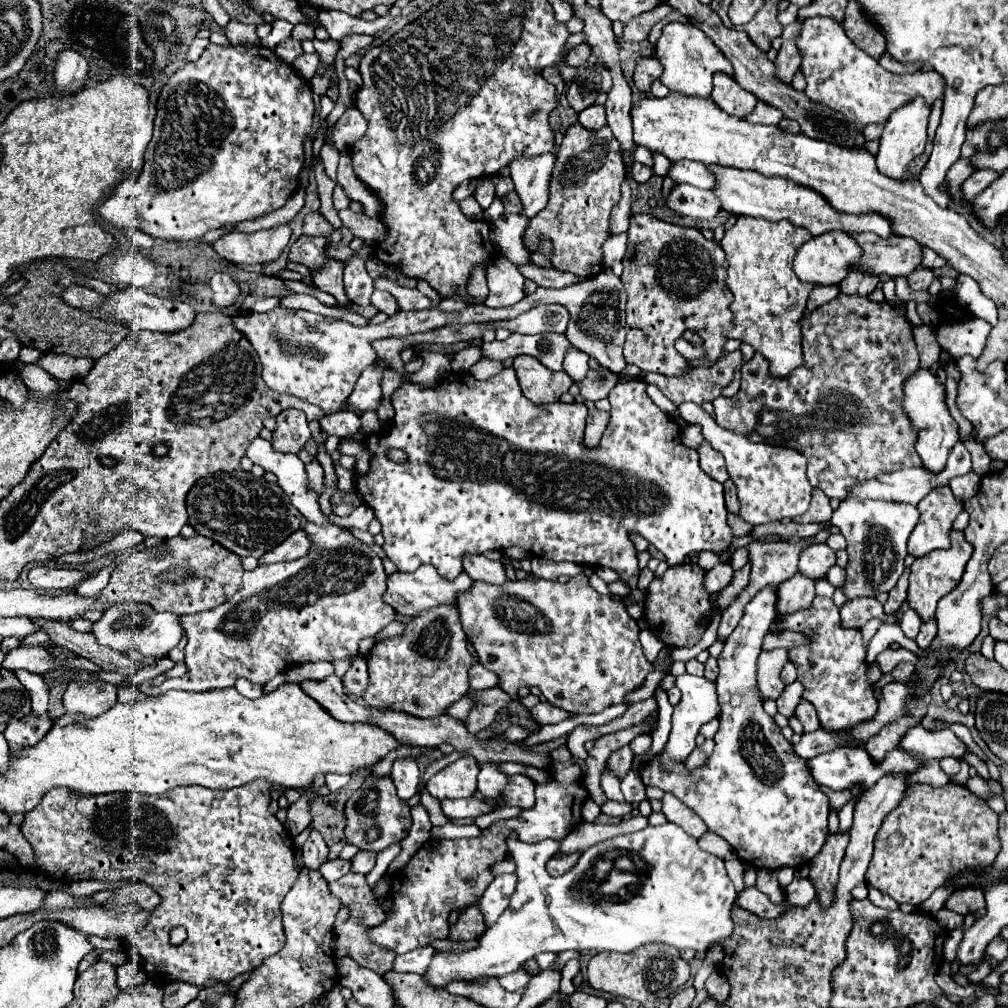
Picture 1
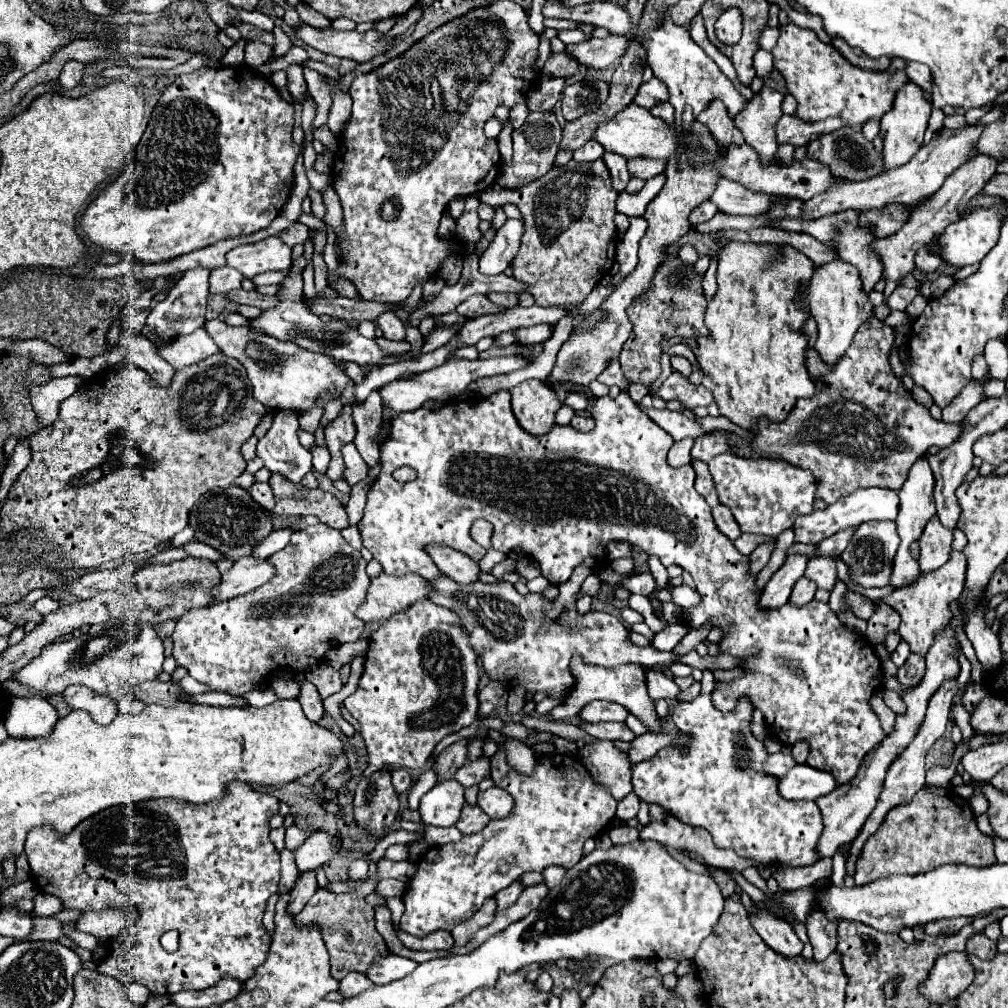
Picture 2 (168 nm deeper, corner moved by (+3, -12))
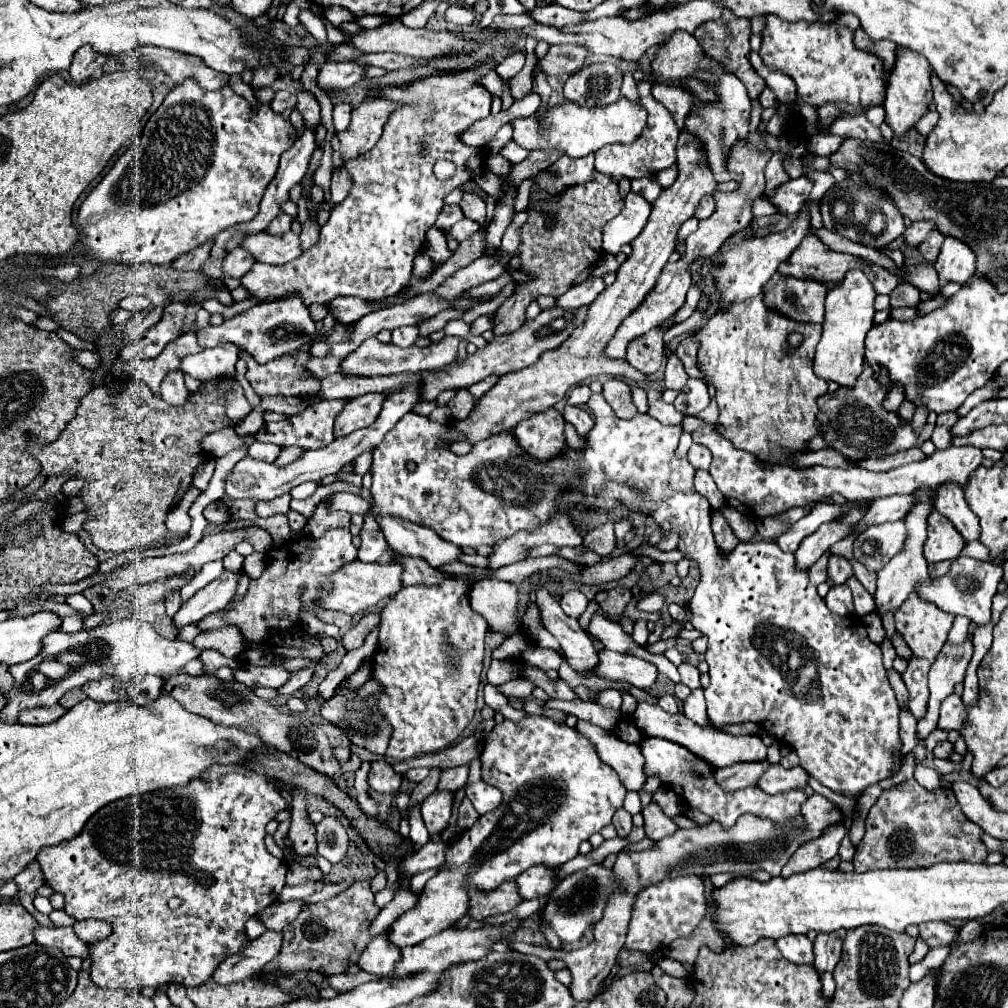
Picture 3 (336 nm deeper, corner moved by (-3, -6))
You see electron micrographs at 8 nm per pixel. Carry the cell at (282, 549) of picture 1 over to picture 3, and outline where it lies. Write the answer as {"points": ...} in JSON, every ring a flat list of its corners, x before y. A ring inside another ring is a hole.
{"points":[[223,571,221,577,217,577,215,581,211,581,209,585,205,585,203,589,199,589,181,609,179,613,173,617,173,623,177,629,181,629,183,625,189,623,197,623,201,617,213,613,213,611,221,611,237,593,237,585,241,581,241,577,245,575,245,571]]}

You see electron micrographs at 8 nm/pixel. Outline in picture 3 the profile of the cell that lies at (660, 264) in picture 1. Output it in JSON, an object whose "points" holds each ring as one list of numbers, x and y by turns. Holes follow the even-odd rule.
{"points":[[673,317,667,319,667,323,663,323,657,329,651,329,649,333,641,335,639,339,633,339,627,345,627,361,639,369,645,375,655,373,661,363,663,363,663,335,675,325]]}

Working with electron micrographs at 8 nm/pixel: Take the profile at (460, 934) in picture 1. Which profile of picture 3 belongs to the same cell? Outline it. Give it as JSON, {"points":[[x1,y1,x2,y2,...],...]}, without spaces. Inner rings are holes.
{"points":[[515,881,503,883,493,893,475,893,471,895,471,909,469,915,477,921,485,921,493,915,503,915,515,909,521,903,521,897,517,893]]}

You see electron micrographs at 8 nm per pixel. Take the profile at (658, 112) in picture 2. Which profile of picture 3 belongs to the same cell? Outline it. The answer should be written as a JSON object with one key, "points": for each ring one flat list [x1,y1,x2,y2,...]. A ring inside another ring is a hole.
{"points":[[639,81,637,91,639,91,639,97,641,97,641,103,649,111,649,119,647,119,647,127,645,127,643,135,631,145,613,143,613,145,601,147,597,151,597,157,595,157,595,169,615,177,617,181,621,177,629,177,629,179,651,177,653,173,675,165,677,159,676,147,679,138,679,127,677,127,675,119,671,119,671,113,661,103,655,103,655,99,651,95,651,83,649,81]]}

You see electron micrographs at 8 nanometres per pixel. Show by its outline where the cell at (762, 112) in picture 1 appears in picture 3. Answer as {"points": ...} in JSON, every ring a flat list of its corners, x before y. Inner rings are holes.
{"points":[[843,113,843,115,835,117,835,123,831,123,831,127,827,127,827,135,859,137,859,139,869,139,869,141,883,141,881,131,867,121,865,113,861,113,861,115]]}

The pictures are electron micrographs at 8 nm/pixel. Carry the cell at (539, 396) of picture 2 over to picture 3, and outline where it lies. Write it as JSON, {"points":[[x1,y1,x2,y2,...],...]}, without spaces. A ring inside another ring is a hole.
{"points":[[551,407,519,423,515,427,515,435,519,439,519,445,529,455,533,455,535,459,551,459,559,455,565,447,563,423,563,415]]}

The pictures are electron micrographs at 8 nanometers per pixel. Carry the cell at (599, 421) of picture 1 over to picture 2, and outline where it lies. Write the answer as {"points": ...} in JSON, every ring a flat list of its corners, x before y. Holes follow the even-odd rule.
{"points":[[577,413,577,415,571,419,569,425,573,425,573,429,577,429,577,431,591,431,595,423,593,423,593,419,587,417,585,413]]}

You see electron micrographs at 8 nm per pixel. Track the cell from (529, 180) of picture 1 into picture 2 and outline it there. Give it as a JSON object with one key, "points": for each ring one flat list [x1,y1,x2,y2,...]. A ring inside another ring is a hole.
{"points":[[507,219,507,223,497,231,491,245,485,249,479,261,479,273,481,275,499,275,503,273,513,257,519,251,523,225,521,219]]}

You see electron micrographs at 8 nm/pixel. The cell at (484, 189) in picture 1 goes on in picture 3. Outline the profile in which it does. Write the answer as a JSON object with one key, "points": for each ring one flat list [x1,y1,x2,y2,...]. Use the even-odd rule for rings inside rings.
{"points":[[445,205,443,211,441,211,441,215,439,215,439,219,435,221,435,227,447,231,447,229,451,229,461,219,465,219,465,215,463,215,463,211,461,211,459,205]]}

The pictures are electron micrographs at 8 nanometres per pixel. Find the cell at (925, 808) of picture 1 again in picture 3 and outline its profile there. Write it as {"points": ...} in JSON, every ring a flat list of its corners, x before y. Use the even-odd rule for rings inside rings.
{"points":[[909,779,883,791,871,807,865,823,865,837,857,845,853,865,857,873,865,873,869,869,889,867,931,867,939,861,981,863,989,855,981,837,981,827,967,821,953,791,927,791,915,779]]}

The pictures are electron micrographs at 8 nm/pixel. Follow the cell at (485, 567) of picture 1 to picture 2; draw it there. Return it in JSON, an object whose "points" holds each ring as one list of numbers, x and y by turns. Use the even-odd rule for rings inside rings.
{"points":[[427,545,425,551,429,553,429,557,433,557,433,563,437,565,437,569,451,577,453,581,461,583,461,585,469,585,473,581,477,581,477,573,479,573,479,565,473,563,469,557,465,557,459,551,453,551,445,545]]}

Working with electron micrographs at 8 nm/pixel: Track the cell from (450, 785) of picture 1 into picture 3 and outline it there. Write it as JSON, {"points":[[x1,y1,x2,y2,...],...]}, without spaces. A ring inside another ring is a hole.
{"points":[[435,791,435,795,429,795,421,803,421,815,431,835,449,825,453,803,455,803,455,795,451,791]]}

